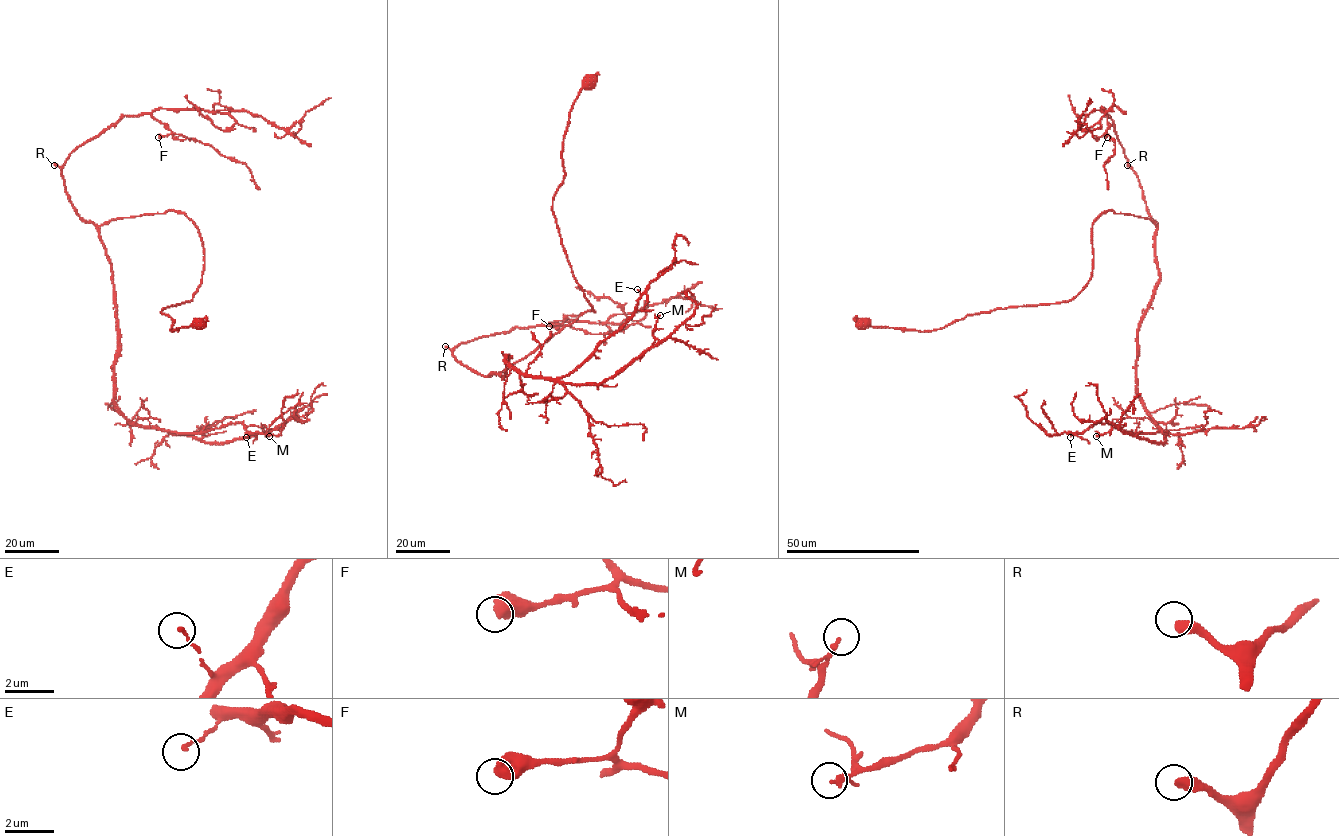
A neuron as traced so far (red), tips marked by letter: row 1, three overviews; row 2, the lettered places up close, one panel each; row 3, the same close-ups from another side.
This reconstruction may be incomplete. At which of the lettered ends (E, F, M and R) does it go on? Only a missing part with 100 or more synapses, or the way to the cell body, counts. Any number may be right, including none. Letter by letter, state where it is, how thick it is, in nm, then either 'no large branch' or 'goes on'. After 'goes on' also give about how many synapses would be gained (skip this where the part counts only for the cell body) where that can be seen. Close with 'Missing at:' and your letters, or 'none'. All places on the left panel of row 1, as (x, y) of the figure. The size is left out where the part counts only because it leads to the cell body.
E: place (246, 437); calibre 130 nm; no large branch
F: place (158, 137); calibre 650 nm; no large branch
M: place (269, 436); calibre 170 nm; no large branch
R: place (54, 165); calibre 420 nm; goes on; 200 synapses
Missing at: R

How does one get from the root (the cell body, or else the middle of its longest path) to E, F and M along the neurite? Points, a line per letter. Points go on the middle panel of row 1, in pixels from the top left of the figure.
E: (590, 82), (552, 211), (595, 312), (490, 376), (508, 355), (523, 373), (568, 376), (634, 312), (637, 289)
F: (590, 82), (570, 111), (552, 211), (595, 312), (492, 375), (453, 357), (479, 337), (549, 326)
M: (590, 82), (552, 211), (595, 312), (490, 376), (508, 355), (531, 376), (602, 383), (659, 341), (660, 315)

